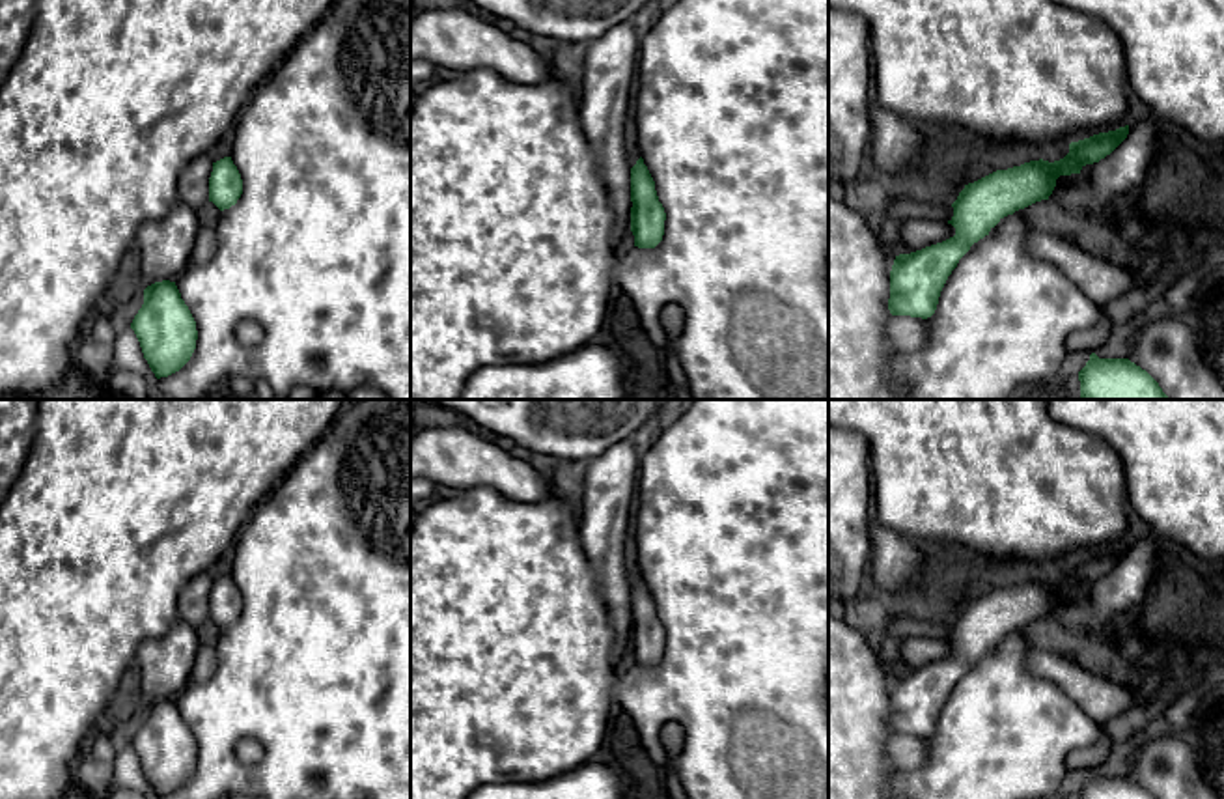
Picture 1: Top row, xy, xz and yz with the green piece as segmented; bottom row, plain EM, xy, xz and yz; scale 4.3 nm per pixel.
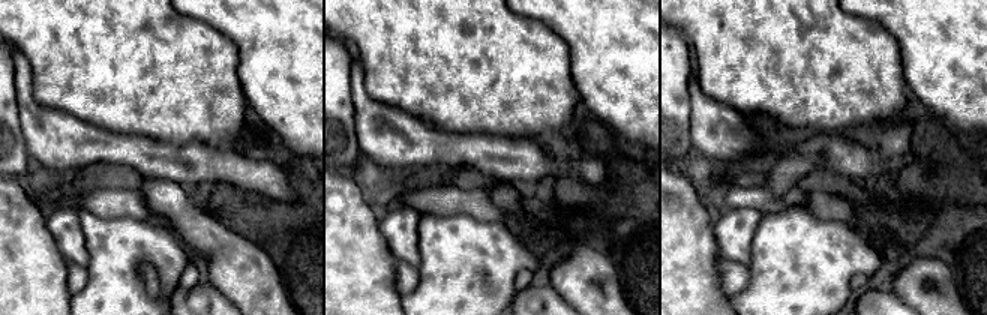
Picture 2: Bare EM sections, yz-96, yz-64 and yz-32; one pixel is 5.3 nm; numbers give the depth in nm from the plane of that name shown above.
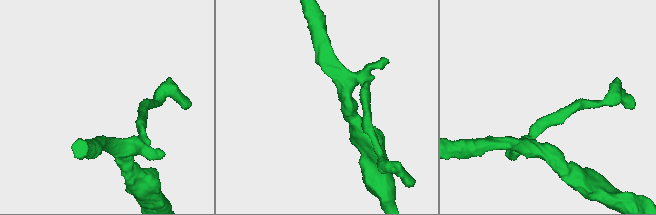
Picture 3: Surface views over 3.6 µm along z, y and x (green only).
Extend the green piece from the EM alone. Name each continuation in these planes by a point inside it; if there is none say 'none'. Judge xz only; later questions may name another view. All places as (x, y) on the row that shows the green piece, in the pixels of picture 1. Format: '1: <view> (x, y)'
none

